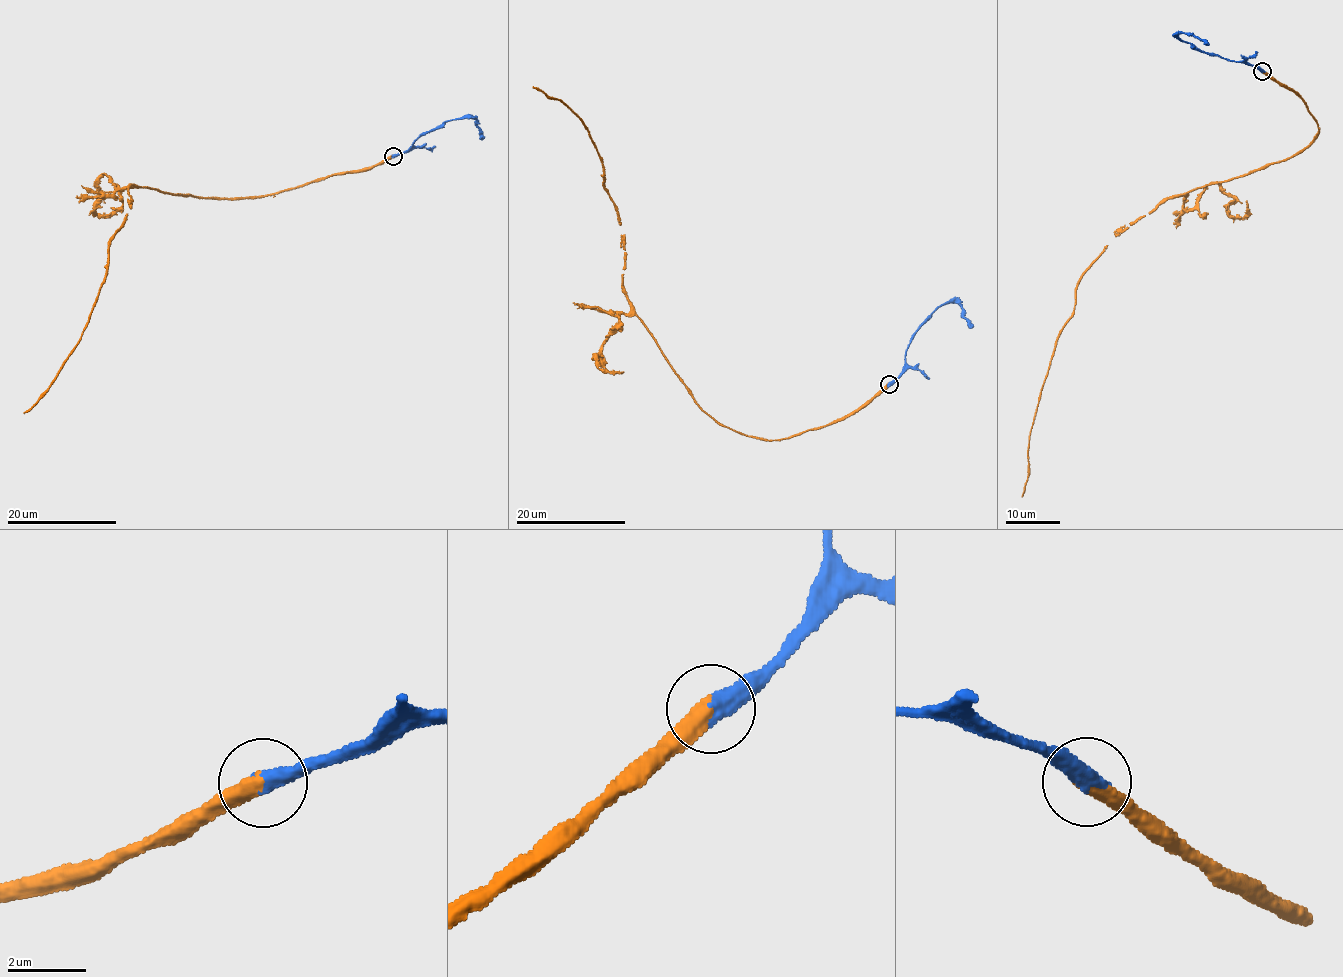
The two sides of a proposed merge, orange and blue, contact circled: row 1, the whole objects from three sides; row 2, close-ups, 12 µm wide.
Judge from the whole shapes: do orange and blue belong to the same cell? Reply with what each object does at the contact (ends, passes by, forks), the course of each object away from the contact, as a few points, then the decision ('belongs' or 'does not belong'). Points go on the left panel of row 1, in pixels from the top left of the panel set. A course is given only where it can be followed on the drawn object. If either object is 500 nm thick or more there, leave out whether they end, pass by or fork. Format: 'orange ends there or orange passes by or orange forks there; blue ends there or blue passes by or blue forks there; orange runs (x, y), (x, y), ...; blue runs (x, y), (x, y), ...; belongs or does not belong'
orange runs (393, 156), (275, 194), (129, 188), (130, 208), (110, 240), (87, 327), (56, 378), (24, 413); blue runs (393, 156), (409, 150), (422, 134), (439, 128), (445, 122), (467, 117), (476, 119), (482, 139); belongs

